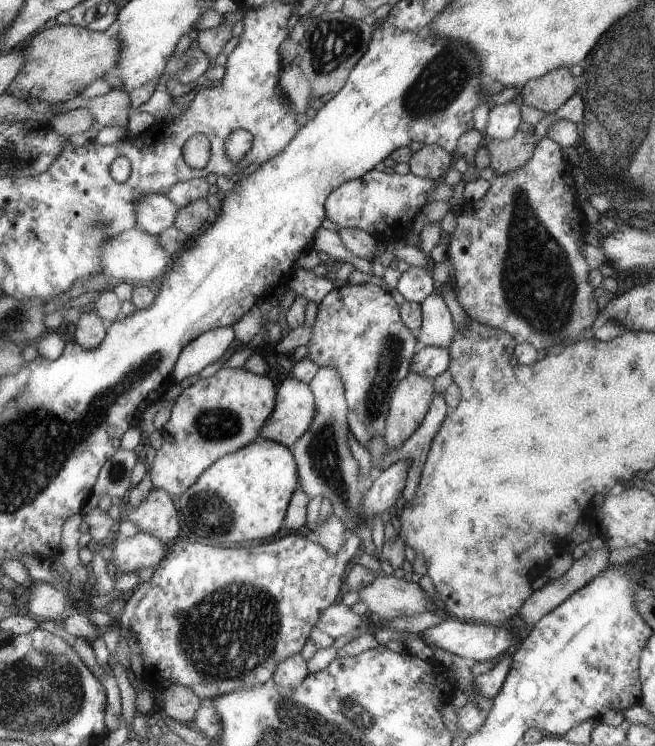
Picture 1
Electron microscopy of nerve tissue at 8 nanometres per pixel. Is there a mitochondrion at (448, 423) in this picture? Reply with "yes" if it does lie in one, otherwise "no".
no

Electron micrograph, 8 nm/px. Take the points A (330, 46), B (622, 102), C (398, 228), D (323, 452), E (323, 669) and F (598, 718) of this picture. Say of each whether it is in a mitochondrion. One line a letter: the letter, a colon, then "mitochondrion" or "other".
A: mitochondrion
B: mitochondrion
C: other
D: mitochondrion
E: other
F: other

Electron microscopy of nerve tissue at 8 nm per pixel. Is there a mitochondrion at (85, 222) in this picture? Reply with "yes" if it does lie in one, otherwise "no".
yes

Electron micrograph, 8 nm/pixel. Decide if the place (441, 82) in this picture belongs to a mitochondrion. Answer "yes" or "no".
yes

